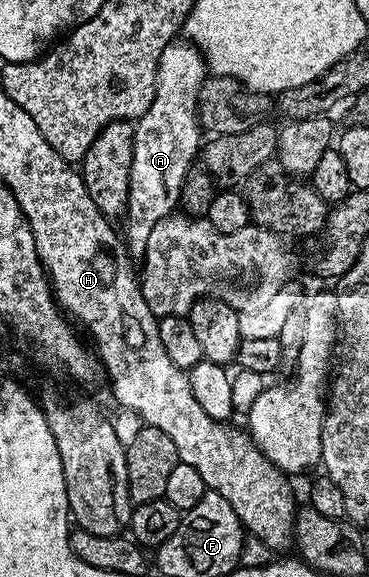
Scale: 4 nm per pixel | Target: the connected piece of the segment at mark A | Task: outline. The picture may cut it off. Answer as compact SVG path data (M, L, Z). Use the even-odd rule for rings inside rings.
M168 44L163 54L159 54L155 98L151 98L147 114L135 121L127 213L129 225L125 232L123 228L124 243L133 258L144 257L147 238L151 238L151 230L155 230L155 222L172 216L178 207L184 176L194 167L196 160L193 159L196 156L198 159L203 144L201 125L197 123L197 95L201 83L207 79L207 69L204 59L192 47L182 44Z

